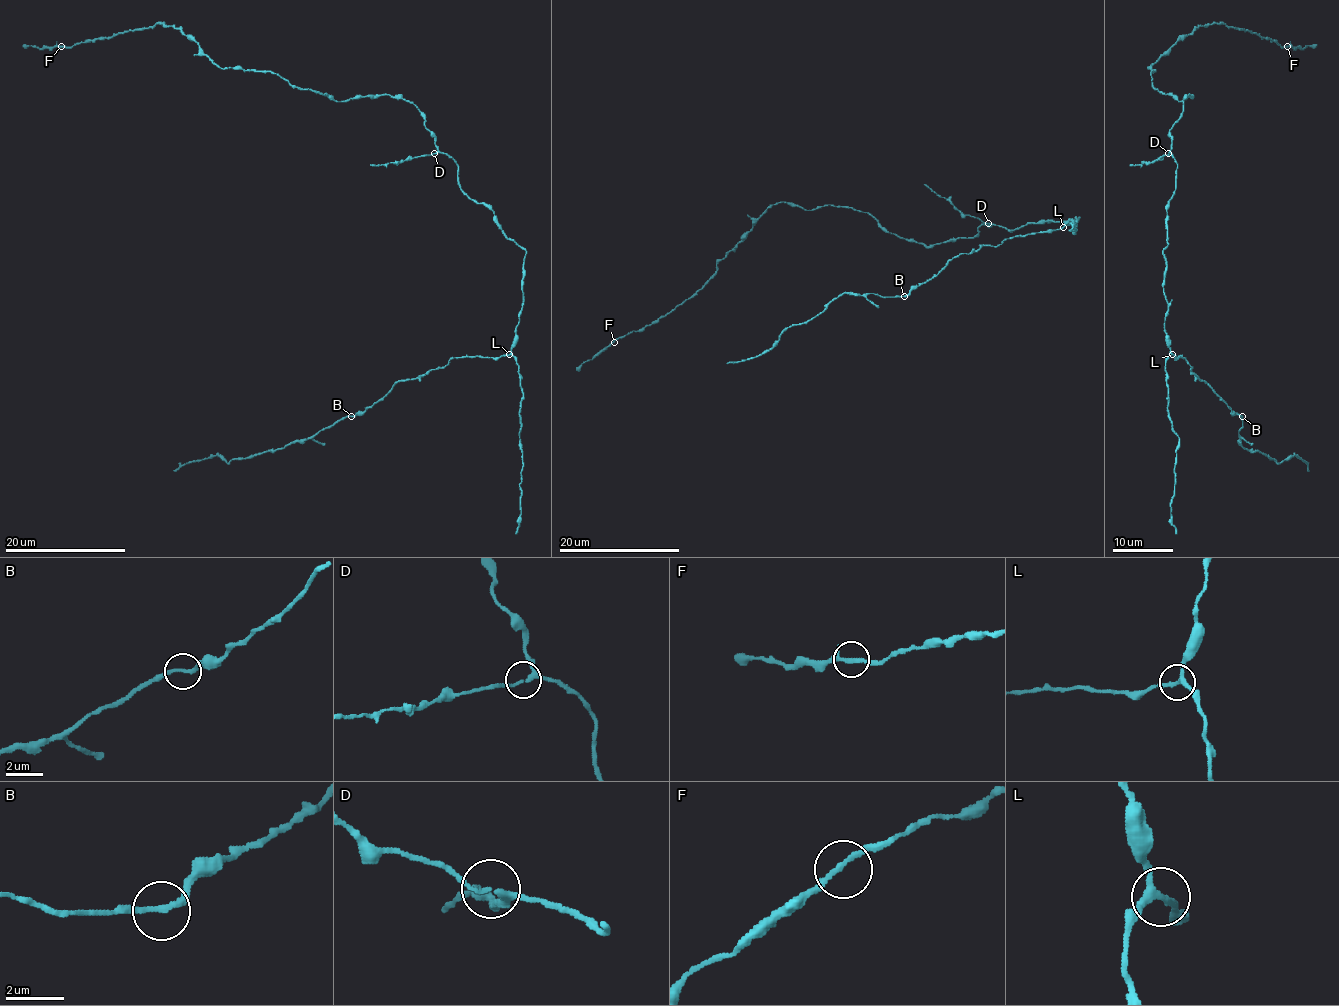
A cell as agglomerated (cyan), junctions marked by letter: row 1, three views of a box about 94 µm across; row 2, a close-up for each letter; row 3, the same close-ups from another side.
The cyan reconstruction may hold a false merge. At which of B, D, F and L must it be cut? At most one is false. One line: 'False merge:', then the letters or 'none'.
False merge: none

